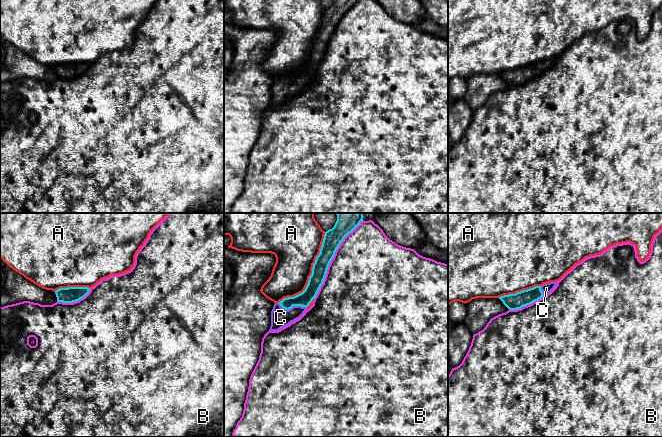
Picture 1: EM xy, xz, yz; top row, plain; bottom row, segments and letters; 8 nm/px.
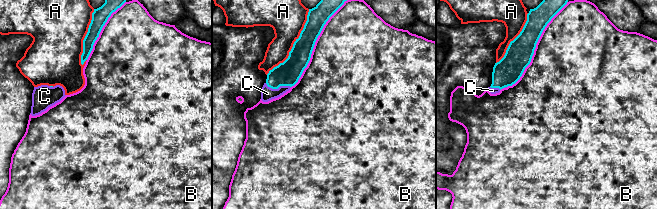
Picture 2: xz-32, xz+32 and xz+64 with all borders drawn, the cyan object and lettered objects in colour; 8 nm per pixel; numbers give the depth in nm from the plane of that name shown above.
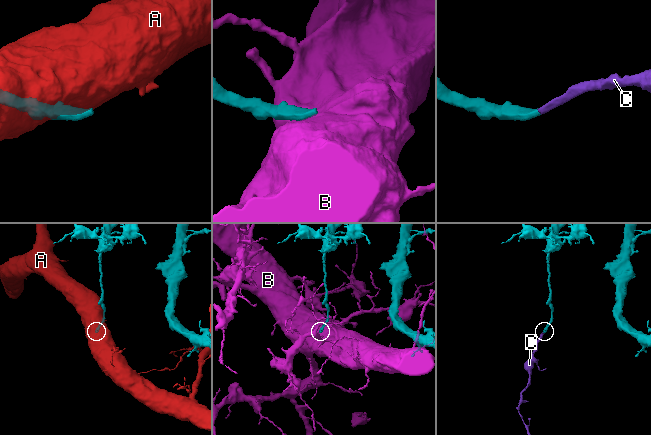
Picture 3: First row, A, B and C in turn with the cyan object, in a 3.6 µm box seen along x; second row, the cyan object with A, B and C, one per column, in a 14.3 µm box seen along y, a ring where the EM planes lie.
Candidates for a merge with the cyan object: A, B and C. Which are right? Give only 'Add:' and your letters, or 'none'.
Add: C

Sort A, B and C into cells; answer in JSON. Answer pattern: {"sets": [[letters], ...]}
{"sets": [["A"], ["B"], ["C"]]}

